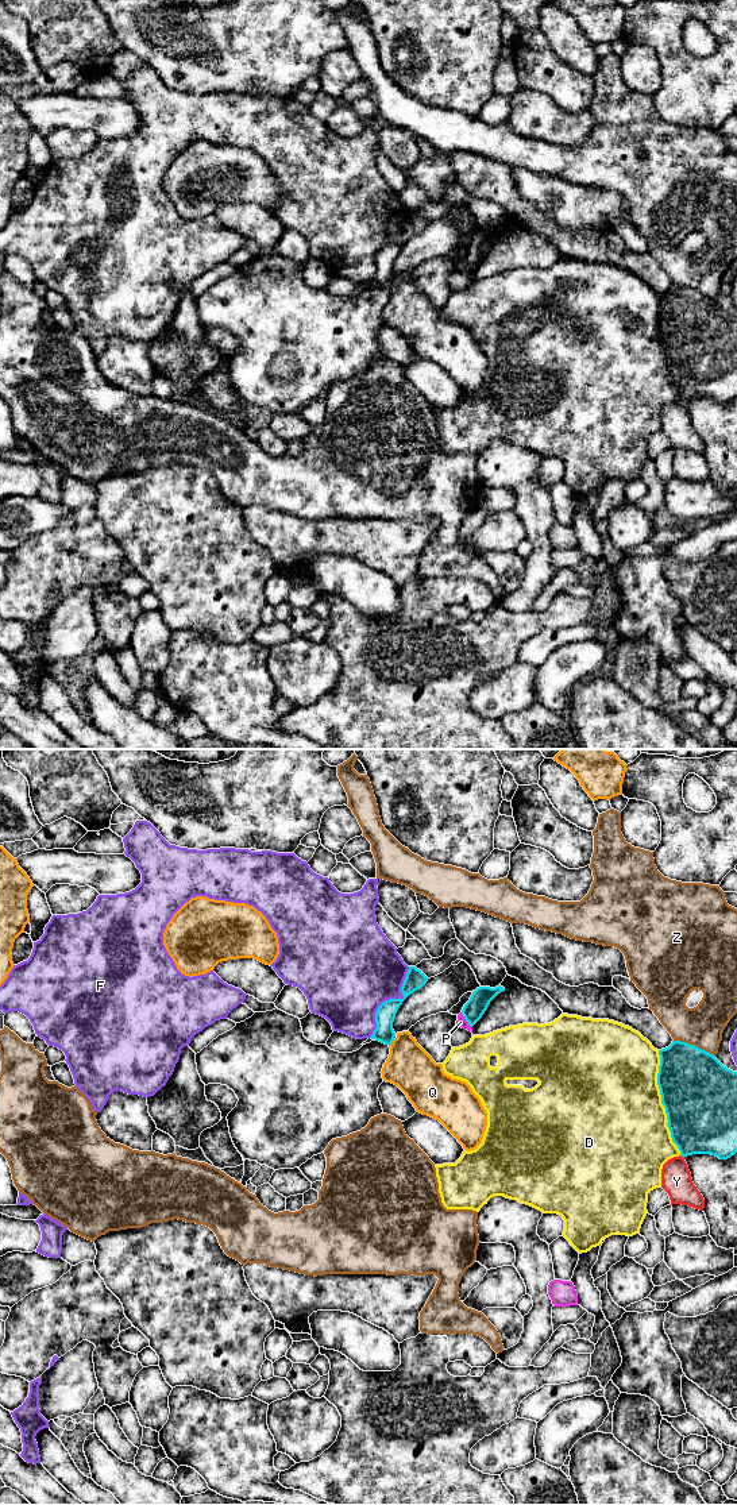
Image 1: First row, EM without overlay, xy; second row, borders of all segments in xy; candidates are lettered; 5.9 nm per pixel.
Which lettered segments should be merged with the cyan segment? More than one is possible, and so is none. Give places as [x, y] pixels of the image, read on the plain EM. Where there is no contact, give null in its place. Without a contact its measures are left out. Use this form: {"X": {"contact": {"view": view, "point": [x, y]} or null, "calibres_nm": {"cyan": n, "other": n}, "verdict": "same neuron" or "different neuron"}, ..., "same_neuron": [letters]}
{"D": {"contact": {"view": "xy", "point": [662, 347]}, "calibres_nm": {"cyan": 440, "other": 500}, "verdict": "different neuron"}, "F": {"contact": {"view": "xy", "point": [390, 243]}, "calibres_nm": {"cyan": 120, "other": 480}, "verdict": "different neuron"}, "P": {"contact": {"view": "xy", "point": [466, 263]}, "calibres_nm": {"cyan": 120, "other": 60}, "verdict": "different neuron"}, "Q": {"contact": {"view": "xy", "point": [392, 286]}, "calibres_nm": {"cyan": 120, "other": 280}, "verdict": "different neuron"}, "Y": {"contact": {"view": "xy", "point": [682, 400]}, "calibres_nm": {"cyan": 420, "other": 180}, "verdict": "different neuron"}, "Z": {"contact": {"view": "xy", "point": [693, 289]}, "calibres_nm": {"cyan": 420, "other": 260}, "verdict": "different neuron"}, "same_neuron": []}

